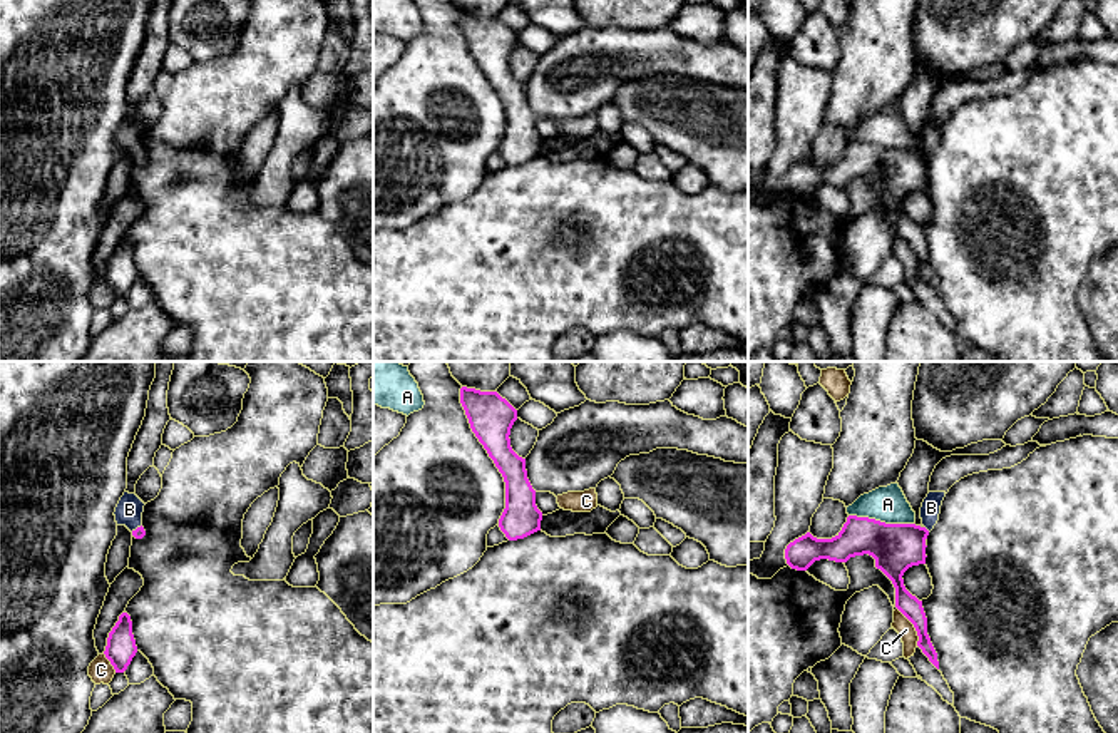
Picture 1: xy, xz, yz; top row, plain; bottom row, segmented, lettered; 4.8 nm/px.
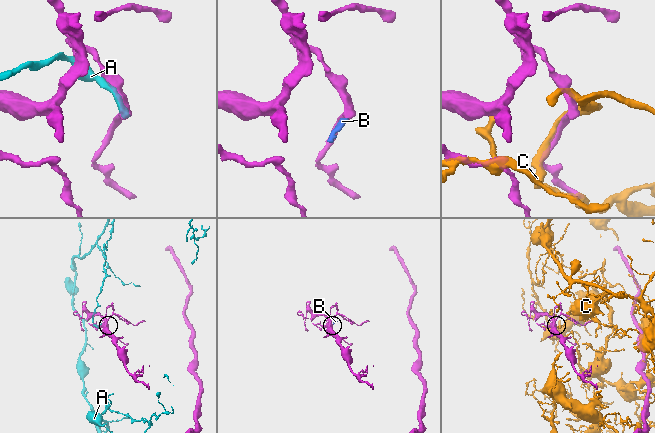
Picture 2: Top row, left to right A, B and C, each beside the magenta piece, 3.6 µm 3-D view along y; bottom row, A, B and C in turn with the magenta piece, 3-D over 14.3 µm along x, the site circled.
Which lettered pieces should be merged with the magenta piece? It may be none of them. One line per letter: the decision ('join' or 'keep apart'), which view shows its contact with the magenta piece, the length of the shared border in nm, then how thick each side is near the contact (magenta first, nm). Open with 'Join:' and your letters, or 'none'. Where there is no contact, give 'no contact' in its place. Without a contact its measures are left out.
Join: B
A: keep apart | yz | 320 nm | 240/180 nm
B: join | yz | 40 nm | 240/100 nm
C: keep apart | yz | 200 nm | 100/90 nm

